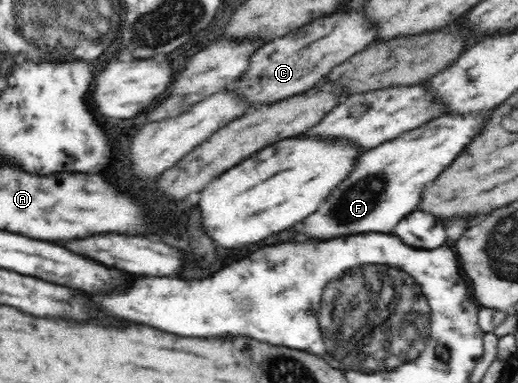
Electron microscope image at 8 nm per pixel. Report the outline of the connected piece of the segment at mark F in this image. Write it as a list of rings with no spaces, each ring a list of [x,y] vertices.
[[[480,111],[467,117],[439,116],[406,131],[392,142],[363,151],[349,175],[322,200],[317,211],[299,222],[301,233],[315,240],[371,231],[389,233],[405,215],[415,211],[421,189],[441,173],[441,167],[447,167],[457,157],[457,151],[461,151],[485,123],[487,113]]]

